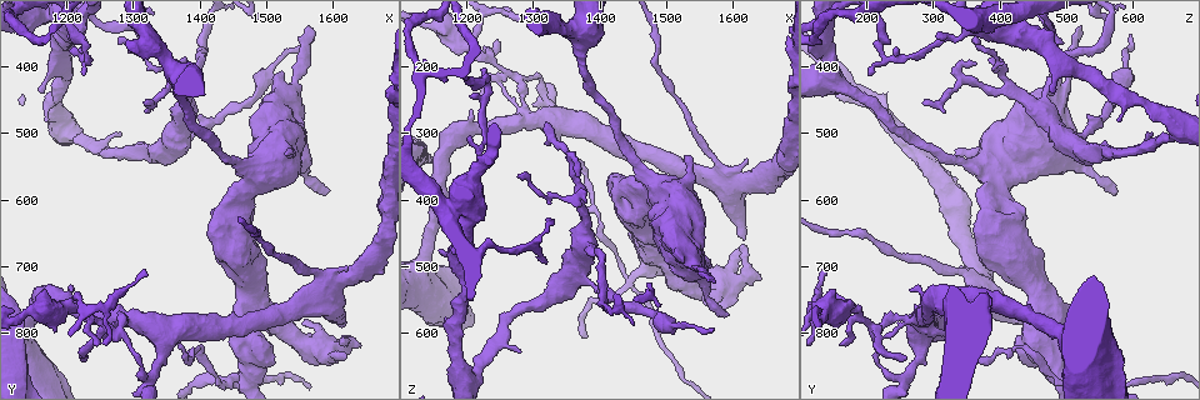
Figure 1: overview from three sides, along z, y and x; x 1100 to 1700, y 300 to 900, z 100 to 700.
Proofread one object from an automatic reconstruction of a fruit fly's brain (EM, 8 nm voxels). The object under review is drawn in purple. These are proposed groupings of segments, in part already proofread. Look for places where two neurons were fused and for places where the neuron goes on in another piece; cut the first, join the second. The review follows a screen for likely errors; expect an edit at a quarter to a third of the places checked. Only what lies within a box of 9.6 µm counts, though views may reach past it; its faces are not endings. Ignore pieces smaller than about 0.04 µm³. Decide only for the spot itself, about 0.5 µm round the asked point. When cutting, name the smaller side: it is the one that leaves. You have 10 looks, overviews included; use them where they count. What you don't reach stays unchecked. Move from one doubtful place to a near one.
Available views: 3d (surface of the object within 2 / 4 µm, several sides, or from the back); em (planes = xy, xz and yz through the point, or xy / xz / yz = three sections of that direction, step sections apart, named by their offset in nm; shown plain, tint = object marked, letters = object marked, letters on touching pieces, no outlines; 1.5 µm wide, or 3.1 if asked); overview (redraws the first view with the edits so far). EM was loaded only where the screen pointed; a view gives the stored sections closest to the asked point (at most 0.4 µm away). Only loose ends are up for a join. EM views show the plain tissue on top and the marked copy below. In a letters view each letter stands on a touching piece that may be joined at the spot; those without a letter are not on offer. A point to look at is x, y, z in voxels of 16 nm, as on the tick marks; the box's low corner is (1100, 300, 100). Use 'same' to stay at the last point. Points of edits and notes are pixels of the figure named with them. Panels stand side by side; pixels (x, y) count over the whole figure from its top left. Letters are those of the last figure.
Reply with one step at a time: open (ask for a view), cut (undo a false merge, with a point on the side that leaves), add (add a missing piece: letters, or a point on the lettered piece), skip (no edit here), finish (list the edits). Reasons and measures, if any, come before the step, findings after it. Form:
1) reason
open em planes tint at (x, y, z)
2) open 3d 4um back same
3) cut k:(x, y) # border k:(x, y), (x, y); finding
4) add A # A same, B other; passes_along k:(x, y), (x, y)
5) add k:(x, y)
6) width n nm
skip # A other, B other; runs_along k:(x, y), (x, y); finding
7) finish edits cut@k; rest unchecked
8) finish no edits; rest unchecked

branch stops here
open em planes tint at (1590, 585, 575)

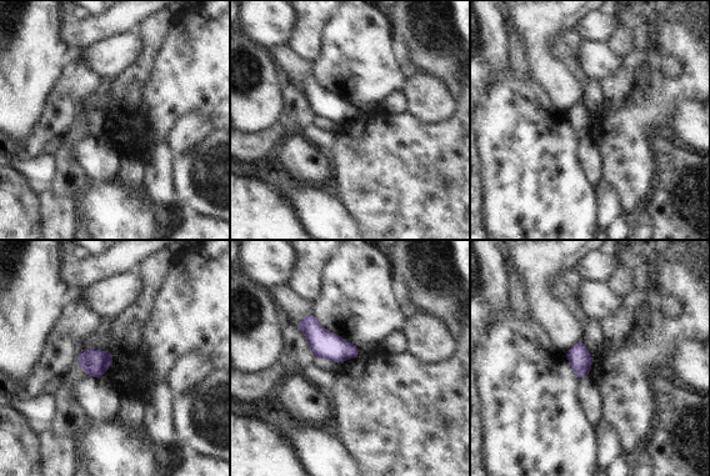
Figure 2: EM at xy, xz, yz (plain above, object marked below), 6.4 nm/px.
open em planes letters same

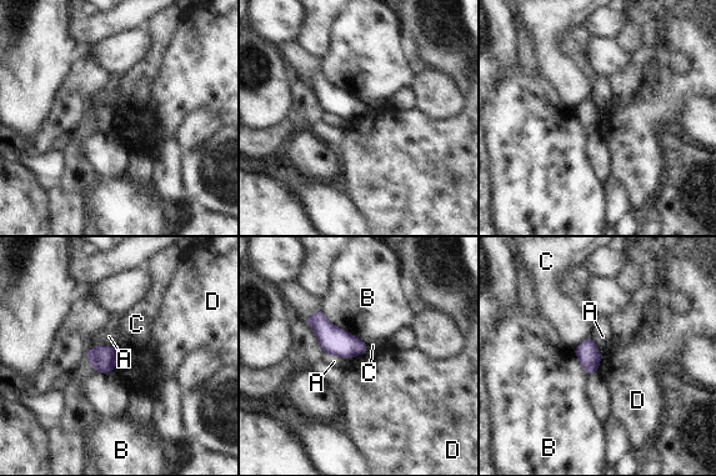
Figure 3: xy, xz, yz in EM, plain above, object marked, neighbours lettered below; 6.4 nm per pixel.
longest_contact B 320 nm
skip # A other, B other, C other, D other; border 3:(118, 346), (89, 349), (91, 370); none of them fits

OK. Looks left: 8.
branch stops here
open 3d 4um at (1170, 485, 580)

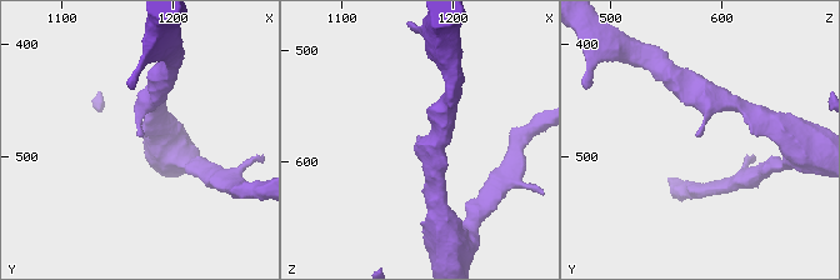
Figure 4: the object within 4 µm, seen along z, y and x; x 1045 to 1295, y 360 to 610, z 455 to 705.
open em planes letters at (1174, 482, 578)

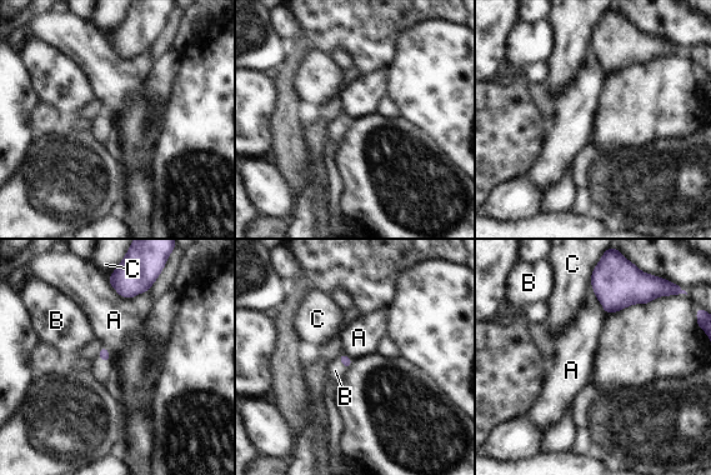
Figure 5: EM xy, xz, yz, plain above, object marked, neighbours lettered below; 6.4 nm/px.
skip # A other, B other, C other; border 5:(108, 280), (123, 296), (148, 291); no lettered piece goes on from it

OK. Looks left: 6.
an open end
open 3d 2um at (1320, 370, 490)

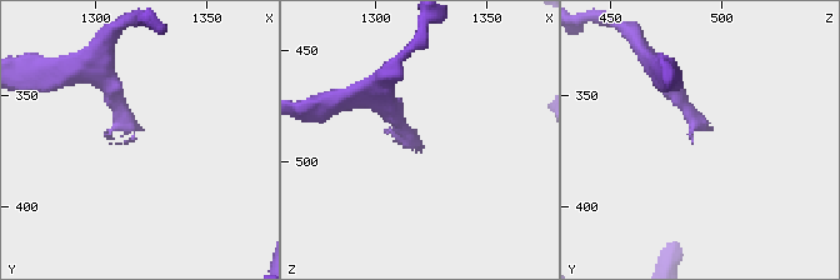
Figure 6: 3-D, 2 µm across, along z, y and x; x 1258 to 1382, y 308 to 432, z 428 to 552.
open em planes letters at (1317, 370, 486)

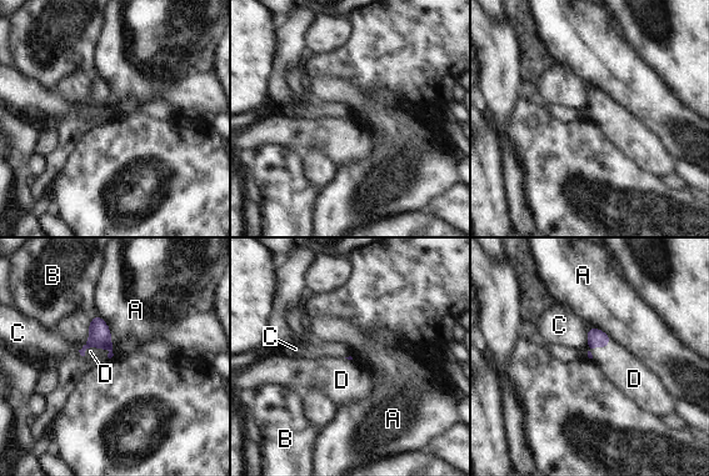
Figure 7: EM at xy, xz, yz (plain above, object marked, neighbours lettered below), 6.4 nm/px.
longest_contact A 260 nm
add D # A other, B other, C other, D same; passes_along 7:(99, 334), (95, 346), (90, 351); it goes on there

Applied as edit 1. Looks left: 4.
open 3d 2um at (1440, 590, 360)

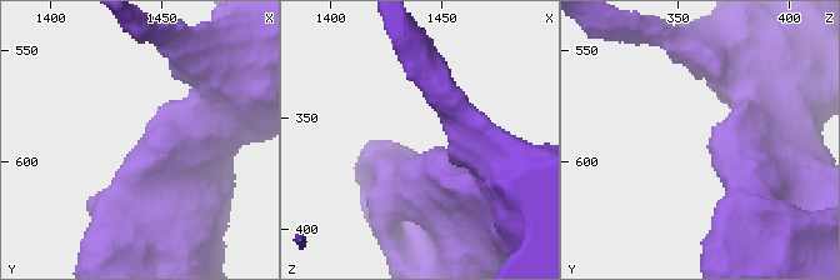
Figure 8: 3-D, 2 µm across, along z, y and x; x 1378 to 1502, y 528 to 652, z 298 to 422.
shape alone is not enough
open em xy step 8 letters at (1444, 589, 366)

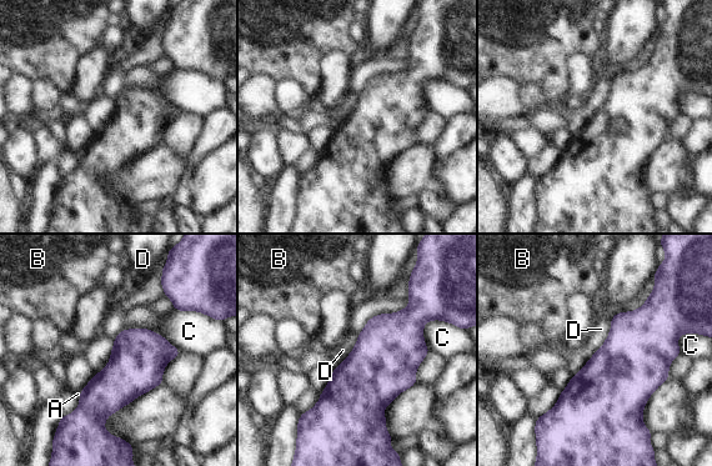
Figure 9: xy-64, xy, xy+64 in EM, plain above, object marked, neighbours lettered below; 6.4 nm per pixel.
longest_contact D 460 nm
skip # A other, B other, C other, D other; no lettered piece goes on from it

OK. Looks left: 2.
finish edits add@7; rest unchecked

